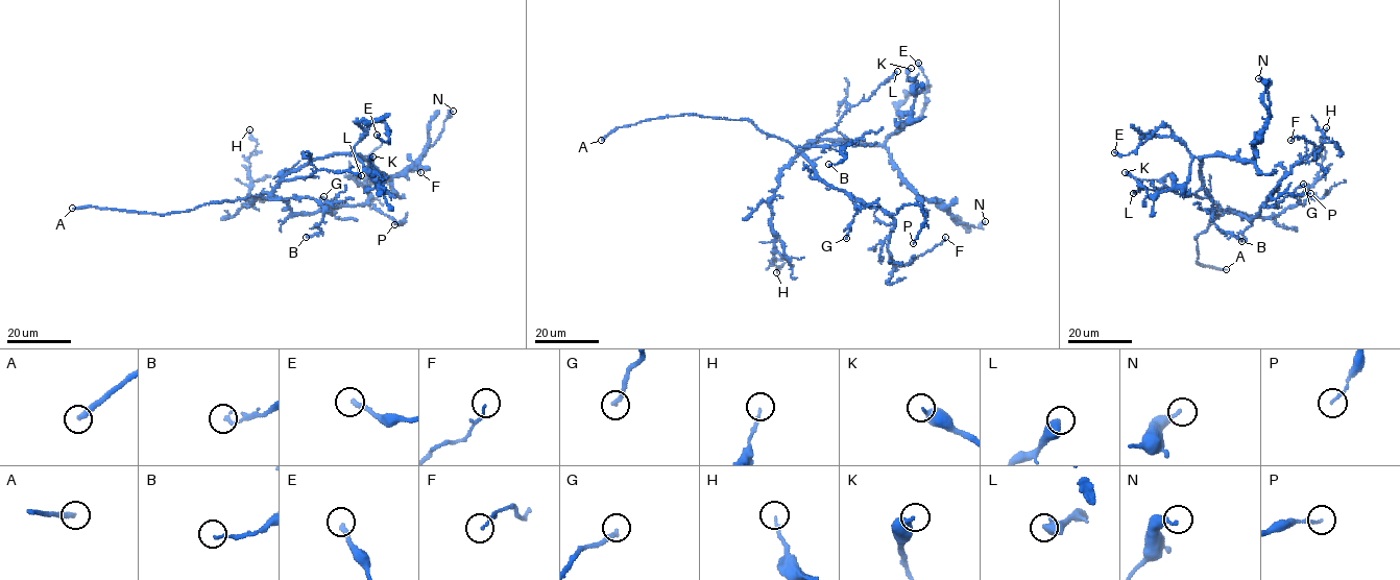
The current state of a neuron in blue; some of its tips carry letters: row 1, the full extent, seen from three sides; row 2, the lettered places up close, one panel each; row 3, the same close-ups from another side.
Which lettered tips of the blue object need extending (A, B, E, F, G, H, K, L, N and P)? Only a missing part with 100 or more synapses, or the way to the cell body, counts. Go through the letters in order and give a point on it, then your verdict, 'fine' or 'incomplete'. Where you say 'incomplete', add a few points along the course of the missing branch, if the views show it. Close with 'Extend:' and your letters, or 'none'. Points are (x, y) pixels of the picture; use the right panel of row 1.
A: place (1226, 269); incomplete; course (1226, 269), (1237, 272), (1253, 287), (1273, 291), (1301, 307), (1317, 323)
B: place (1241, 241); fine
E: place (1114, 152); fine
F: place (1290, 140); fine
G: place (1303, 184); fine
H: place (1326, 127); fine
K: place (1125, 172); fine
L: place (1133, 193); fine
N: place (1258, 78); fine
P: place (1310, 193); fine
Extend: A

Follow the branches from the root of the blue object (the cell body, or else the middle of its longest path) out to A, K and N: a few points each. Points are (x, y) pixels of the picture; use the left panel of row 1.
A: (278, 185), (266, 197), (254, 195), (210, 202), (163, 214), (90, 207), (72, 208)
K: (278, 185), (284, 176), (312, 160), (353, 152), (369, 177), (382, 186), (380, 175), (370, 165), (372, 156)
N: (278, 185), (311, 161), (336, 154), (354, 154), (387, 175), (400, 174), (434, 143), (453, 111)

